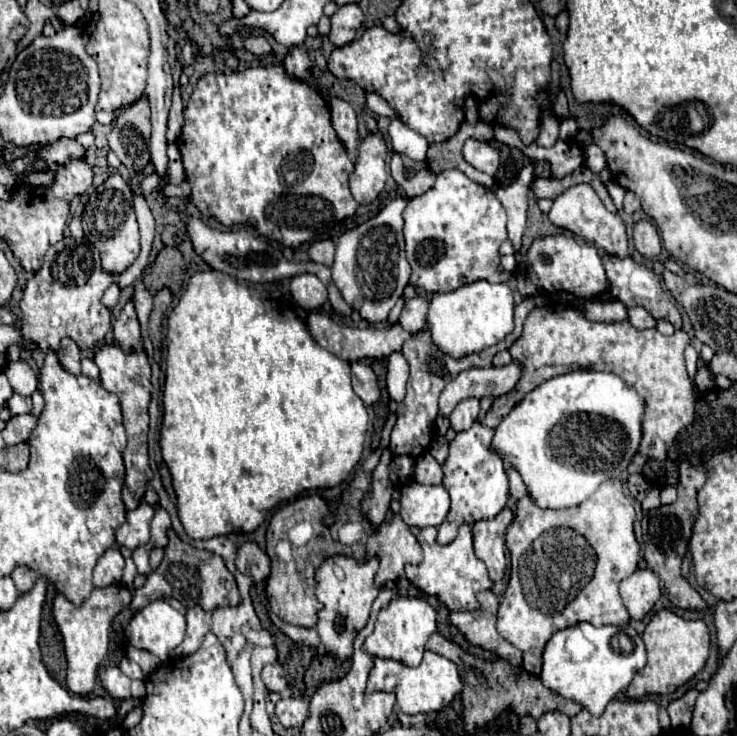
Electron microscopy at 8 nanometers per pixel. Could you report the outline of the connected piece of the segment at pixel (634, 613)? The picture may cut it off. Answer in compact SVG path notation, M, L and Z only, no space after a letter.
M645 568L625 578L619 586L619 592L625 608L629 610L629 616L633 620L643 620L659 600L661 586L659 578L649 568Z

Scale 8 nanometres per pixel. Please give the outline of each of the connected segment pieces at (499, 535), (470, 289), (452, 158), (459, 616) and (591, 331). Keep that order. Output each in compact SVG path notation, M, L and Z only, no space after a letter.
M503 508L491 520L479 520L473 524L475 554L487 564L491 580L501 580L505 574L505 530L513 522L513 512Z
M477 280L465 284L455 292L433 294L429 302L429 320L439 322L439 348L451 356L465 356L479 352L487 346L497 344L507 334L513 332L513 292L507 282L491 284L487 280Z
M467 120L461 122L459 130L445 142L439 144L431 144L429 152L427 152L427 166L431 172L439 174L441 170L449 170L449 168L457 168L461 170L465 176L469 176L473 182L485 186L485 188L493 188L493 178L473 166L469 166L463 158L463 142L467 138L483 138L485 134L485 122L479 120L477 124L469 124Z
M487 590L479 594L479 604L481 606L473 612L451 612L449 622L457 626L471 644L495 652L499 658L509 660L513 666L521 666L523 652L501 638L495 628L499 598Z
M551 302L549 306L535 308L525 318L523 334L509 348L513 360L523 364L523 376L509 398L507 394L495 398L481 424L497 428L497 424L513 410L513 406L541 382L561 376L569 370L593 368L613 372L625 382L633 384L637 392L641 392L647 414L643 420L643 440L639 452L655 460L665 460L665 454L677 432L691 424L695 416L695 396L691 392L691 382L687 378L683 358L683 350L690 342L690 337L683 330L675 330L675 334L663 336L659 330L635 330L629 322L589 322L585 316L581 316L579 308L563 302Z

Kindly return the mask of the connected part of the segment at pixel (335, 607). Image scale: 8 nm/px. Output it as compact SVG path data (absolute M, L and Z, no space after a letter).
M329 556L323 560L323 564L315 572L315 598L323 604L319 610L319 622L317 622L317 632L321 638L321 644L325 650L339 660L347 660L353 654L353 640L359 634L359 630L365 628L371 606L375 598L379 596L379 588L375 586L375 574L379 568L377 556L357 562L353 556Z

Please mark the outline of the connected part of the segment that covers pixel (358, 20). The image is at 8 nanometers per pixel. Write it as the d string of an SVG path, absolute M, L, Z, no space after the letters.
M345 4L331 16L329 40L341 48L359 36L361 26L363 26L363 12L359 4Z

